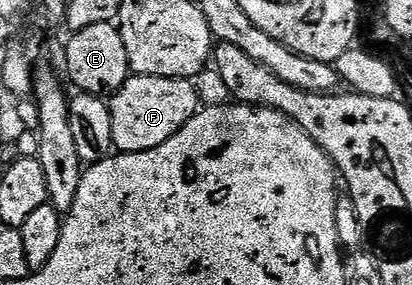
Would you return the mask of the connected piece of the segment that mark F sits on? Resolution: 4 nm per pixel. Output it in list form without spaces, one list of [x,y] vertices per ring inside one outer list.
[[[129,74],[108,103],[110,125],[114,125],[114,148],[120,153],[154,149],[170,141],[201,107],[195,82],[191,79]]]

